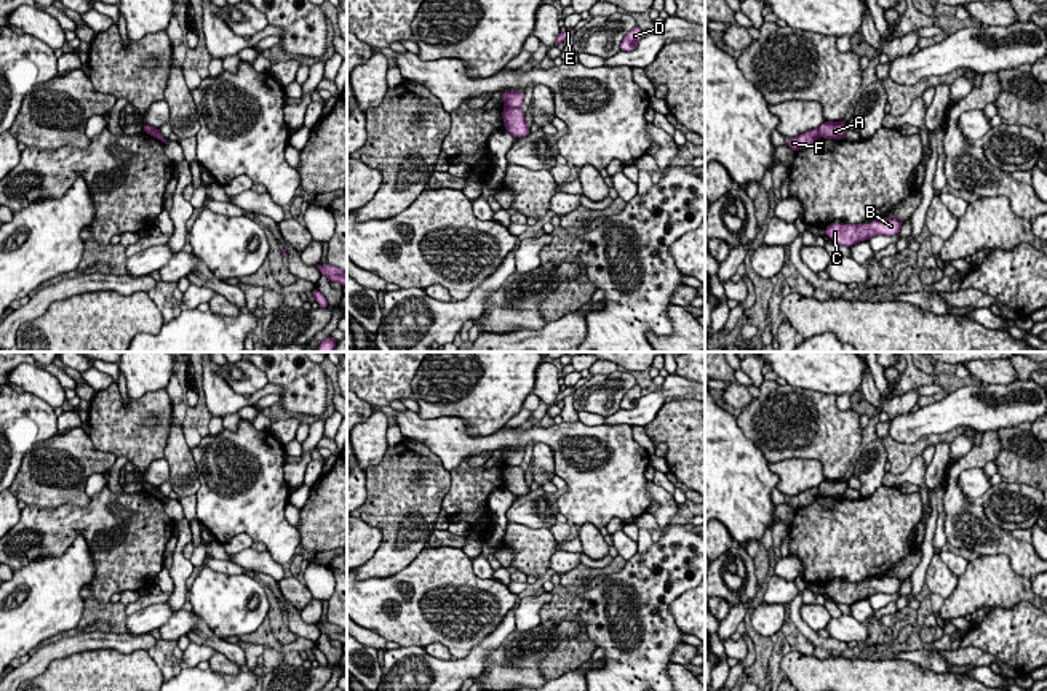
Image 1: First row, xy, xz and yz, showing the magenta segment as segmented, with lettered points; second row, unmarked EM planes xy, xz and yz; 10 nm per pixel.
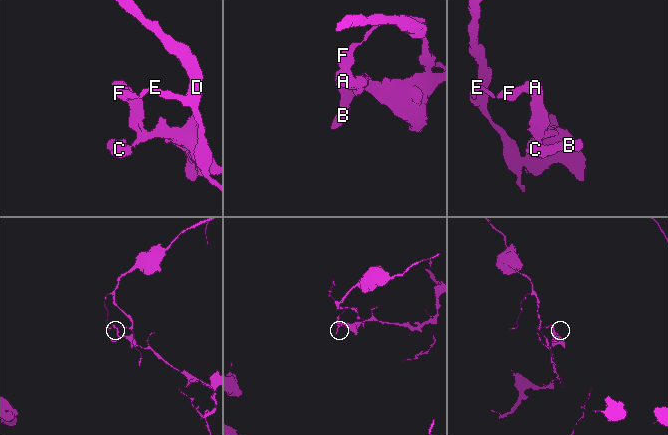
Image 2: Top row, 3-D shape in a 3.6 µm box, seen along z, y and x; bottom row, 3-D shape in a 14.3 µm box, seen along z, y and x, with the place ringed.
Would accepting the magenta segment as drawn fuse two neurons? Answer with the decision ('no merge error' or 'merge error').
merge error

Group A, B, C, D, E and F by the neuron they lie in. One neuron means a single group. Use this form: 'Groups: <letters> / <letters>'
Groups: A B C / D E F

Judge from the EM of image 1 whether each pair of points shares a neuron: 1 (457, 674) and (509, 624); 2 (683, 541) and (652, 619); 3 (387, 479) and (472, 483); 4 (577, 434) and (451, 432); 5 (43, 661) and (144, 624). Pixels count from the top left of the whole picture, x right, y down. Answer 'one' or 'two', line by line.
1: one
2: one
3: two
4: one
5: two

